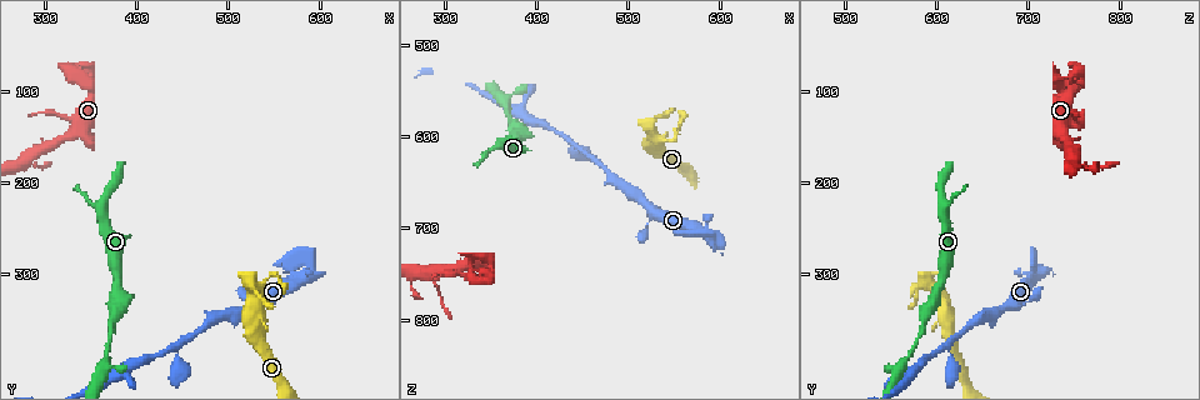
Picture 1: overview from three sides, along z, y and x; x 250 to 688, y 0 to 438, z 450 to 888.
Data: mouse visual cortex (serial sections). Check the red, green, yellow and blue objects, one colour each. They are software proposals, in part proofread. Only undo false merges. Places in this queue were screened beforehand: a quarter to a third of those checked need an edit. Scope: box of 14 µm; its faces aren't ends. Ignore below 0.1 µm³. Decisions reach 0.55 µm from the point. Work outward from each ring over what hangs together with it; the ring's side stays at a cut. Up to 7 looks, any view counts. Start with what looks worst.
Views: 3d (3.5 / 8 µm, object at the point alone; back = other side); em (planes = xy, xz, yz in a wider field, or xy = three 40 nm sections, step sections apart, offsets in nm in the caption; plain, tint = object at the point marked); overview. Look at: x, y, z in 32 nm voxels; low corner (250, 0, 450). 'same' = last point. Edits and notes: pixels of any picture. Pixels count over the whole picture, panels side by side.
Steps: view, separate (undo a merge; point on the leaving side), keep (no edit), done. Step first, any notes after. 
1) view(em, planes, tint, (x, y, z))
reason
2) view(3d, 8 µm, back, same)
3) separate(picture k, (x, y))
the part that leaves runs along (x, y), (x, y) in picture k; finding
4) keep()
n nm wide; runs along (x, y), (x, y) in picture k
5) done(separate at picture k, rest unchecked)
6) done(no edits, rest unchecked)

view(3d, 3.5 µm, (330, 85, 730))
abrupt turn

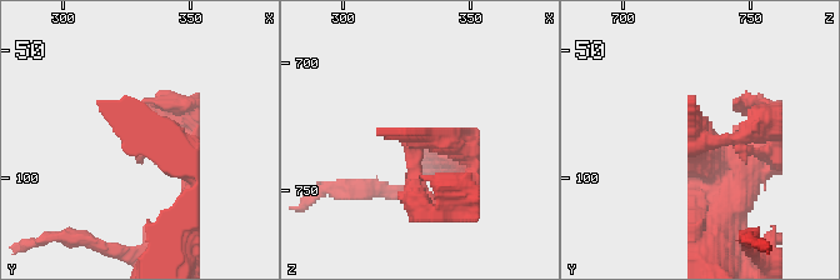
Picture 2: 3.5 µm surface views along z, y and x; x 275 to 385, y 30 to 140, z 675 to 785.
view(em, xy, step 5, tint, (331, 84, 730))

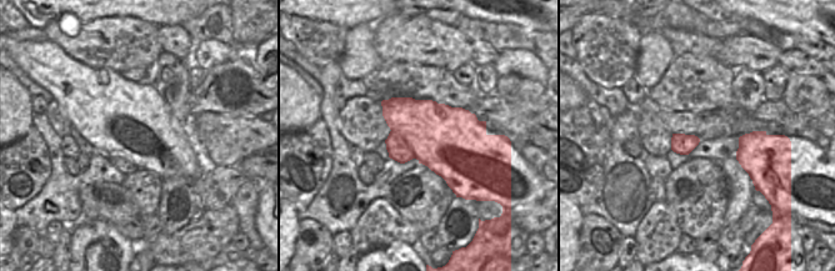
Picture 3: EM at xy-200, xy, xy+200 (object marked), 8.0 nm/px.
keep()
runs along (724, 185), (771, 111) in picture 2; all the same cell

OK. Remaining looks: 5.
view(3d, 3.5 µm, (590, 290, 710))
abrupt turn

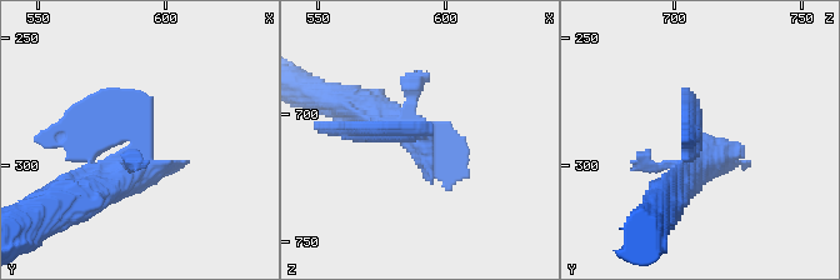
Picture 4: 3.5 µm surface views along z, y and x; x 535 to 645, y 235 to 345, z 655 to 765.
view(em, xy, step 3, tint, (591, 293, 709))
need the tissue

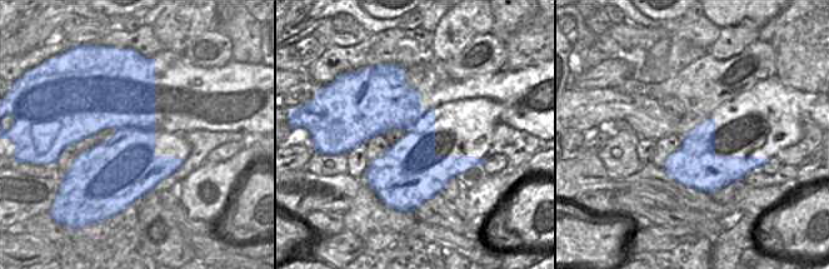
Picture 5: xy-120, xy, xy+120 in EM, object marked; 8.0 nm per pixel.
keep()
continuous, no second cell

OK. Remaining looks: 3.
view(3d, 8 µm, (525, 315, 590))
thick turns thin

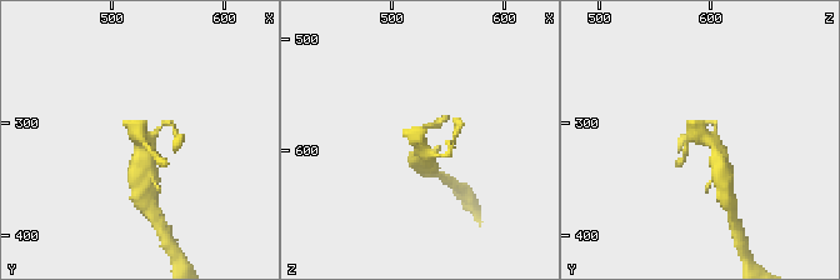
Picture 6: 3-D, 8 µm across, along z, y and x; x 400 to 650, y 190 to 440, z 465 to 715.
view(em, planes, tint, (528, 312, 592))
shape alone is not enough

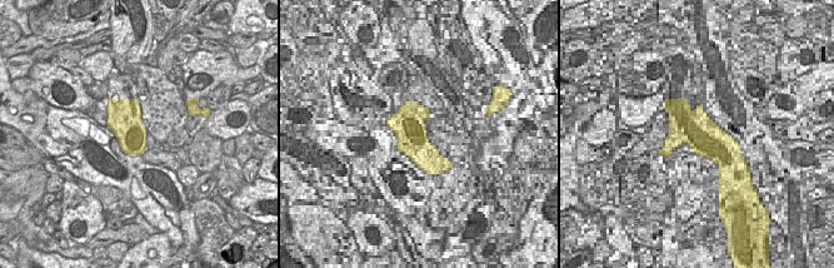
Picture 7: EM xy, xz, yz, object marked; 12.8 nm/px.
keep()
runs along (720, 160), (715, 144), (686, 121) in picture 6; continuous, no second cell

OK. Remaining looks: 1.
done(no edits, rest unchecked)

